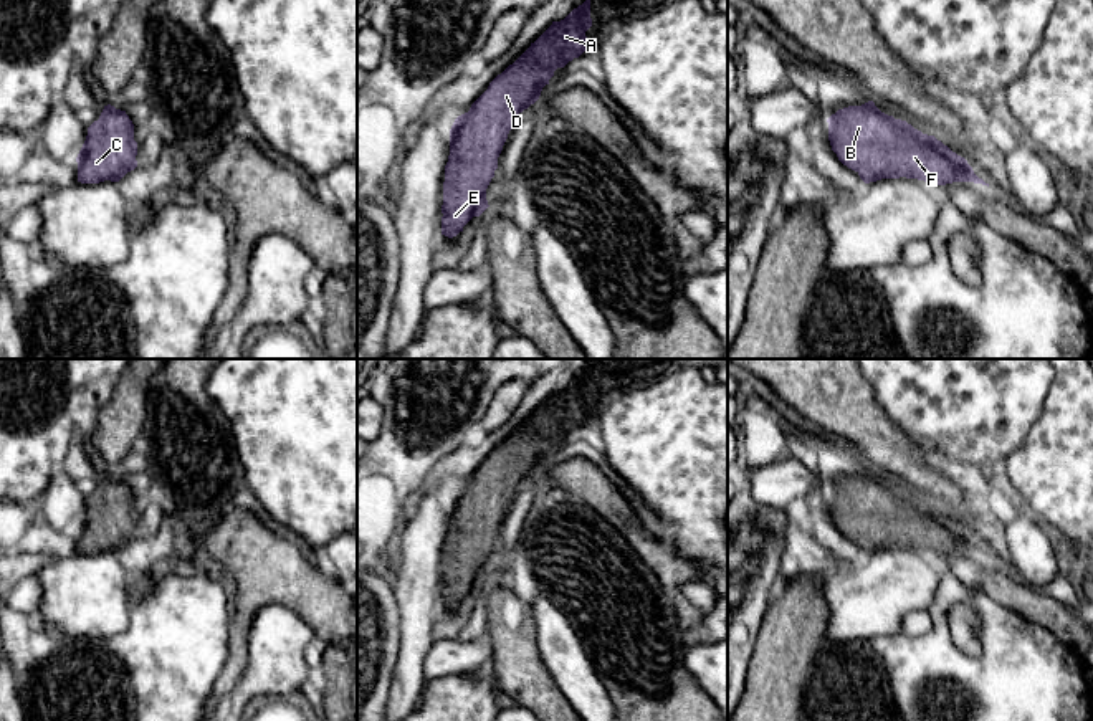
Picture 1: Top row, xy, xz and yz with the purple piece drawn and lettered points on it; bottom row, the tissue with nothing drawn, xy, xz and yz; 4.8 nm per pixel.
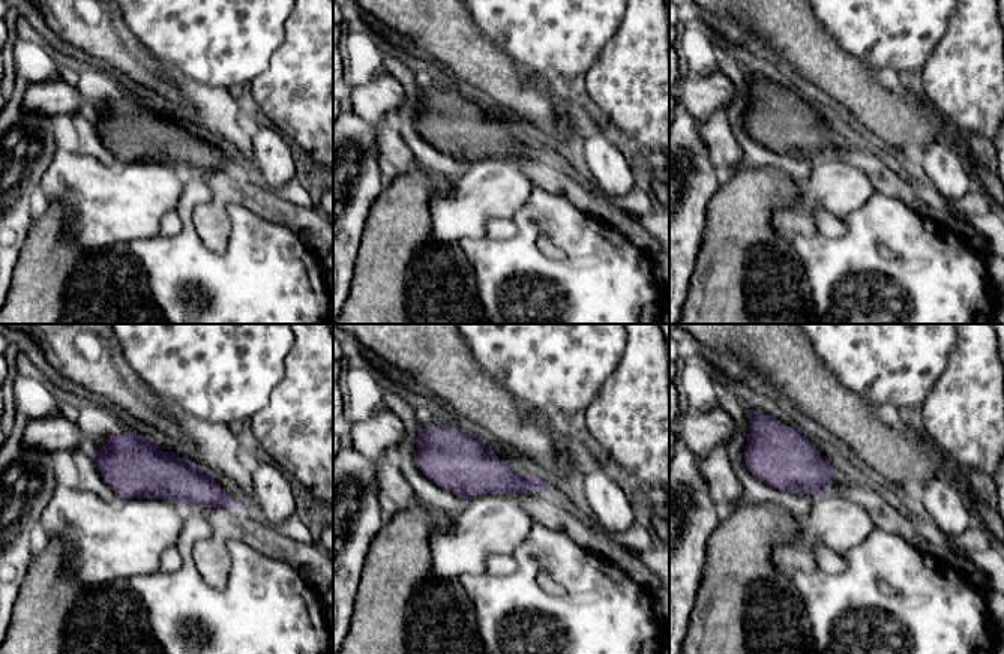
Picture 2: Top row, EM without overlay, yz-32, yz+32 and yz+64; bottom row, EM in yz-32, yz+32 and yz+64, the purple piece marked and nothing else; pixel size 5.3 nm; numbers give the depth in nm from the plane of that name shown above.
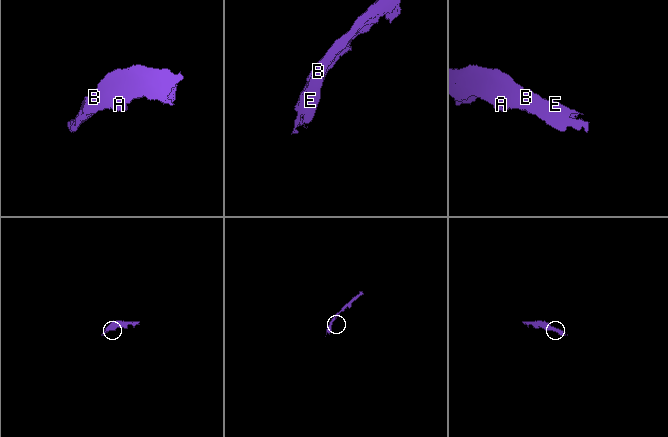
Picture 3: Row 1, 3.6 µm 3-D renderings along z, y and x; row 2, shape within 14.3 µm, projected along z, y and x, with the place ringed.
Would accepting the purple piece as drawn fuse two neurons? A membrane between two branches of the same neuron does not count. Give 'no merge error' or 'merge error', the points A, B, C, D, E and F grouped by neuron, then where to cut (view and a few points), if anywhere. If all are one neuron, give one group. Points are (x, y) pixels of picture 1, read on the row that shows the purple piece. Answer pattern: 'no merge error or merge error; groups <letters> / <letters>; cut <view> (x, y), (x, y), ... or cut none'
no merge error; groups A B C D E F; cut none

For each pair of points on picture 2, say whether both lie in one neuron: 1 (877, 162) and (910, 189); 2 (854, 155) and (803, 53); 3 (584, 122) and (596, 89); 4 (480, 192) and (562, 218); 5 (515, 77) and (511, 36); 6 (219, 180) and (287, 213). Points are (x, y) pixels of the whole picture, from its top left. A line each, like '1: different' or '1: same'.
1: same
2: different
3: different
4: different
5: different
6: same

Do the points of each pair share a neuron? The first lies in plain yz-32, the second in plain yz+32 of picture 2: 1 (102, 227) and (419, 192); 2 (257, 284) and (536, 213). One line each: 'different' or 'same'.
1: different
2: same

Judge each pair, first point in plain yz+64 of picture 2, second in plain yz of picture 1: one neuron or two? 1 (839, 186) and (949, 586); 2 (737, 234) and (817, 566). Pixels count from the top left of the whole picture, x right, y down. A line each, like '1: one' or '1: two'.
1: two
2: two

